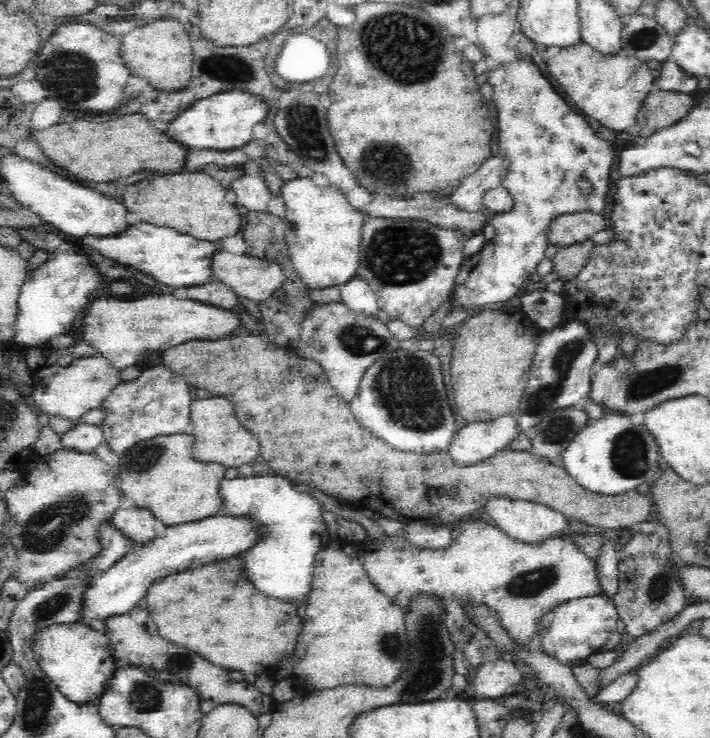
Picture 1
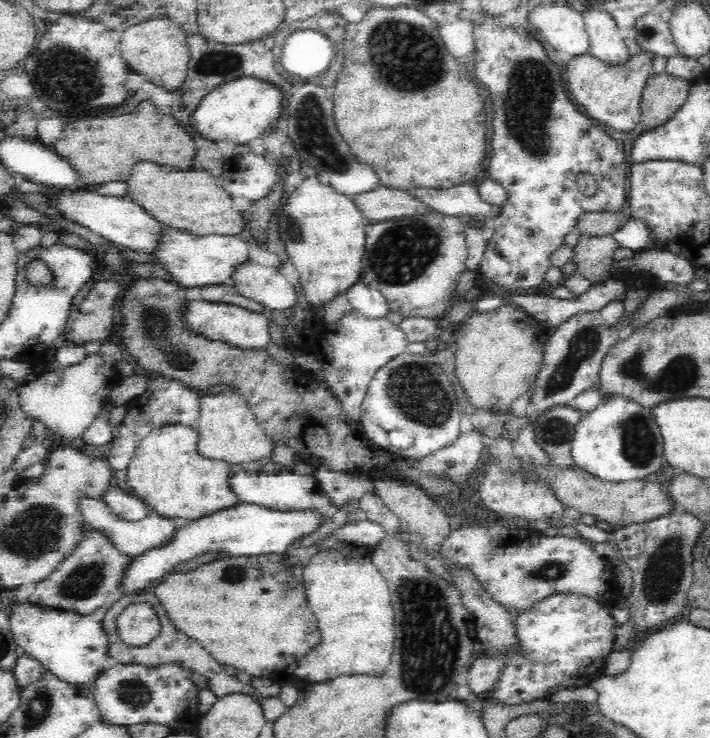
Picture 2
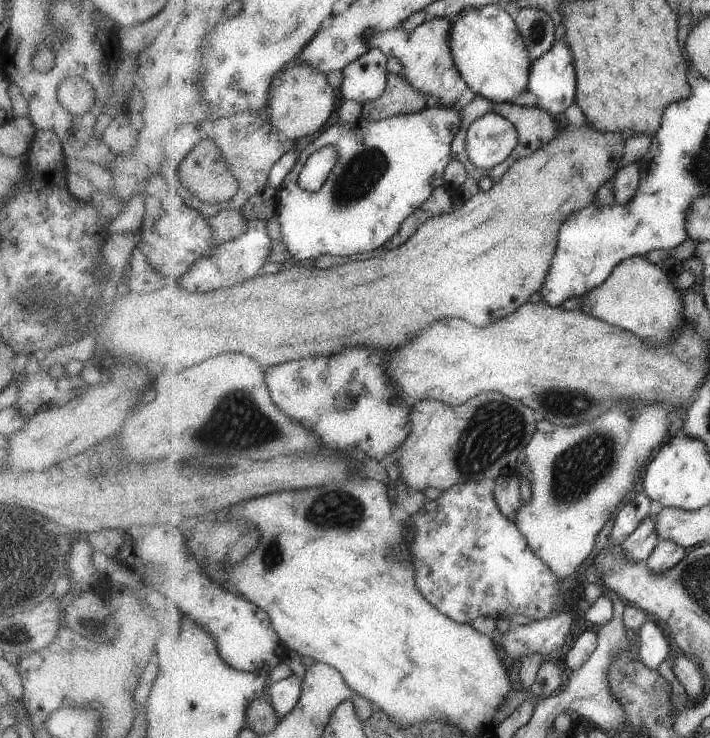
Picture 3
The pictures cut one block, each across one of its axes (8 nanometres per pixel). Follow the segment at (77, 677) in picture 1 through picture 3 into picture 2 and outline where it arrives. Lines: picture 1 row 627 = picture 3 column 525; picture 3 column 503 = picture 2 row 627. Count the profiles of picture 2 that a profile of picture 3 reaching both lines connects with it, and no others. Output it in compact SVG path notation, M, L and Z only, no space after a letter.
M18 601L11 604L10 622L12 635L20 648L21 653L33 656L42 663L47 670L56 675L60 680L75 684L76 686L91 686L97 676L109 665L107 634L101 623L95 622L88 615L80 614L75 610L60 610L56 606L38 606L33 602Z

